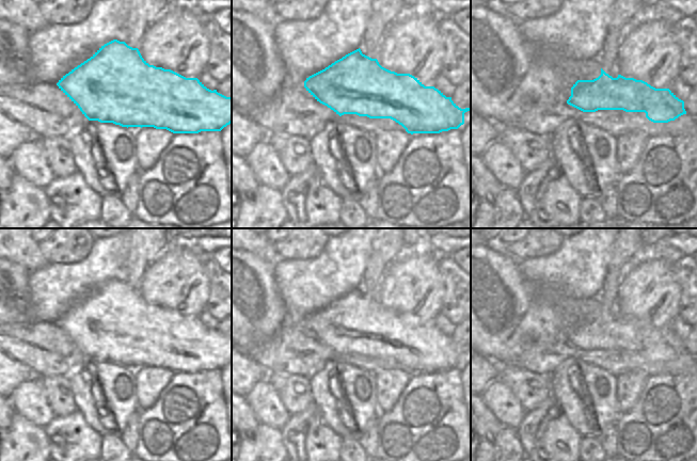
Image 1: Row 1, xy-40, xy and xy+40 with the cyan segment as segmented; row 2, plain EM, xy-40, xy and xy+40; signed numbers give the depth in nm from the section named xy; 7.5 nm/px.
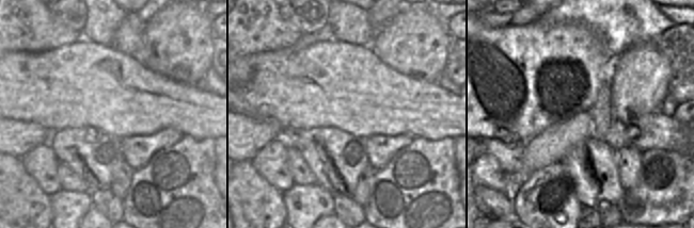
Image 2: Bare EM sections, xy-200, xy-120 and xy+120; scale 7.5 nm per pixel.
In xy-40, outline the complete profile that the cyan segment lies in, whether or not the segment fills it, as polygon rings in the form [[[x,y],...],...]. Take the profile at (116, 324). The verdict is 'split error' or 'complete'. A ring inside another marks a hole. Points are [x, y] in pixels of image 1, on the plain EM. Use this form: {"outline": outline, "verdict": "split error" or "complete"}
{"outline": [[[113,279],[101,285],[90,298],[72,308],[57,322],[89,360],[113,362],[122,366],[154,366],[173,372],[221,370],[232,362],[232,336],[207,328],[197,317],[186,317],[171,308],[149,304],[138,287]]], "verdict": "complete"}

